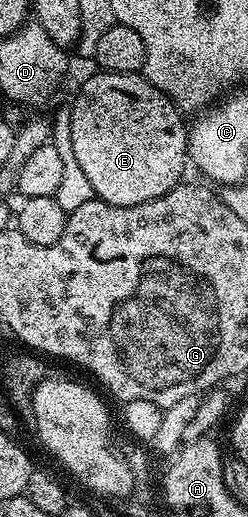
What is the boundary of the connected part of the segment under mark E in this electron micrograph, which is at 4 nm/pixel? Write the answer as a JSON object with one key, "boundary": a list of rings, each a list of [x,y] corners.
{"boundary":[[[99,70],[86,79],[70,107],[72,113],[72,153],[80,161],[80,169],[88,176],[95,196],[106,203],[131,207],[152,201],[183,182],[188,168],[186,149],[187,124],[182,124],[183,112],[169,97],[146,80],[145,74],[112,73]]]}

